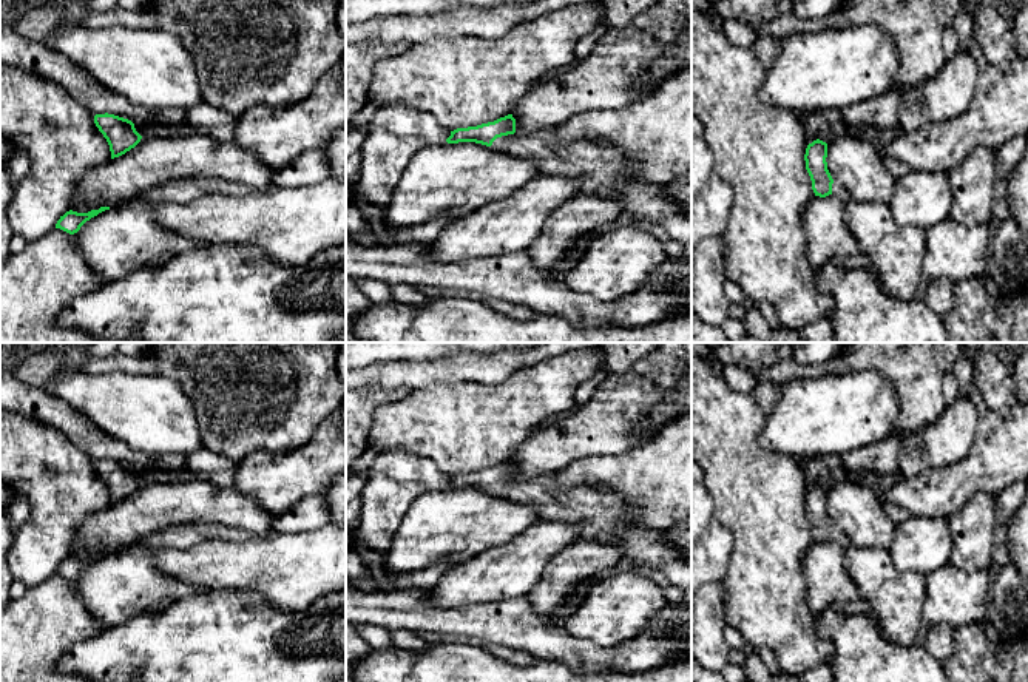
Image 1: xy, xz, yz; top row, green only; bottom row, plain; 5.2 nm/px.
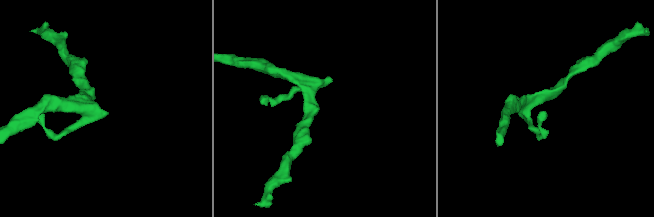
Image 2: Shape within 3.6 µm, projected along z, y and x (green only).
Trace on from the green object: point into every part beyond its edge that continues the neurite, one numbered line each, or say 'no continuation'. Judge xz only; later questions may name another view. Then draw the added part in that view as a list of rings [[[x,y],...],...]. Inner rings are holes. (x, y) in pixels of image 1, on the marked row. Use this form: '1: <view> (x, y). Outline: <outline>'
1: xz (601, 168). Outline: [[[556,128],[502,136],[491,147],[503,154],[529,159],[540,174],[582,179],[580,193],[610,193],[621,204],[622,213],[654,222],[668,231],[670,239],[692,244],[692,213],[682,210],[665,193],[665,187],[622,182],[625,154],[613,147],[599,148],[583,140],[560,145]]]

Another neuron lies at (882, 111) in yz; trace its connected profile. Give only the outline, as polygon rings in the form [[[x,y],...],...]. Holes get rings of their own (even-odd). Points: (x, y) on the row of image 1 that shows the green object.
[[[895,88],[871,97],[864,102],[849,105],[843,111],[844,122],[852,127],[872,125],[877,128],[898,128],[901,93]]]

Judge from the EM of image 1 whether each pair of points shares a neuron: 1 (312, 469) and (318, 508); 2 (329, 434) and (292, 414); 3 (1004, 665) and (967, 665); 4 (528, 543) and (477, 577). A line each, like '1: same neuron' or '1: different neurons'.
1: different neurons
2: different neurons
3: same neuron
4: same neuron

